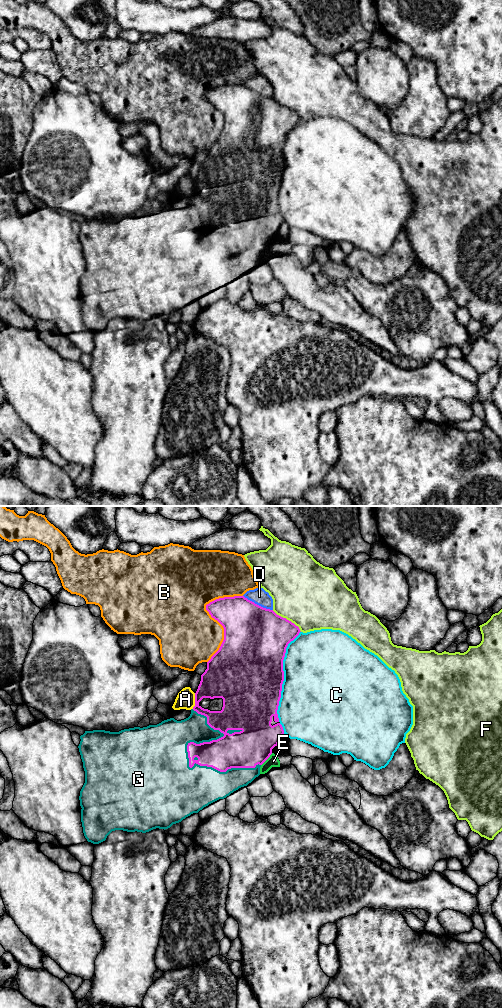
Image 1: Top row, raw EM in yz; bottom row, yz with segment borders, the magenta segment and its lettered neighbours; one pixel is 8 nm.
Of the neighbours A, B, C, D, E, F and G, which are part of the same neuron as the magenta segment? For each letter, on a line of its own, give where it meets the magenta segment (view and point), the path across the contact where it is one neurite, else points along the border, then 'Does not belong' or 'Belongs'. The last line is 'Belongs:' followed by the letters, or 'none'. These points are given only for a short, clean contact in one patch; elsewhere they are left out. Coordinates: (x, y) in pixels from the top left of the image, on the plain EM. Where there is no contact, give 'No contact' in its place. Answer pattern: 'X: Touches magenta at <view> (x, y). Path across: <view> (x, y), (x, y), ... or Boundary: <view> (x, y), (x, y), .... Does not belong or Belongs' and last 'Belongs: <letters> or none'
A: Touches magenta at yz (195, 189). Does not belong
B: Touches magenta at yz (211, 104). Does not belong
C: Touches magenta at yz (283, 164). Does not belong
D: Touches magenta at yz (258, 93). Does not belong
E: Touches magenta at yz (267, 246). Boundary: yz (272, 241), (261, 253). Does not belong
F: Touches magenta at yz (286, 107). Does not belong
G: Touches magenta at yz (188, 243). Belongs
Belongs: G

